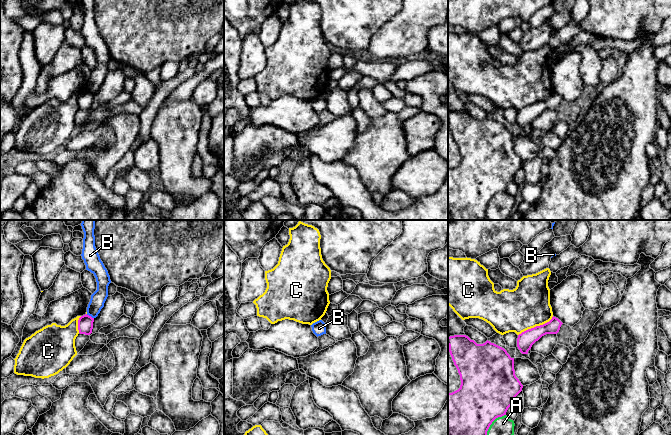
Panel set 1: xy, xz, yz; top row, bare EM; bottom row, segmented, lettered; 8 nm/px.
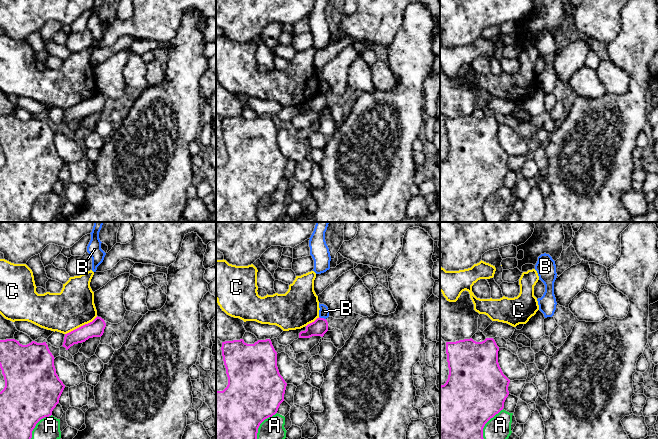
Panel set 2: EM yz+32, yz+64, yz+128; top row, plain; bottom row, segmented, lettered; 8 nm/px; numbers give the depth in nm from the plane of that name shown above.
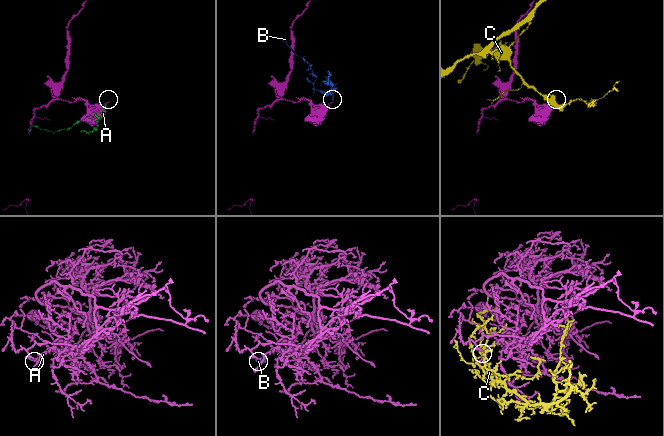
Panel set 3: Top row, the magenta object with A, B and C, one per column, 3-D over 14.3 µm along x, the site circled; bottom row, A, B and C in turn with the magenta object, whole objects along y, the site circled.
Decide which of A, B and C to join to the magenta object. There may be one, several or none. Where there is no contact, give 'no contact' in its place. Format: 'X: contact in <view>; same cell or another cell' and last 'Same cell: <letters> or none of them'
A: contact in yz; another cell
B: contact in xy; another cell
C: contact in yz; another cell
Same cell: none of them

